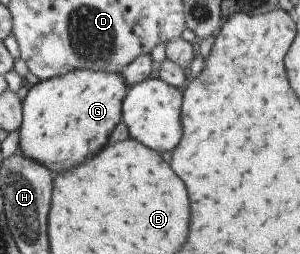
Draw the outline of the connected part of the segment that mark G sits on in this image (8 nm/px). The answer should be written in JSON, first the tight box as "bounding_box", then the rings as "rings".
{"bounding_box":[18,70,126,174],"rings":[[[71,70],[61,77],[39,81],[27,90],[21,101],[18,150],[24,157],[45,166],[51,174],[63,173],[81,165],[84,160],[92,159],[107,144],[112,129],[121,121],[121,102],[126,91],[122,77],[105,70]]]}

